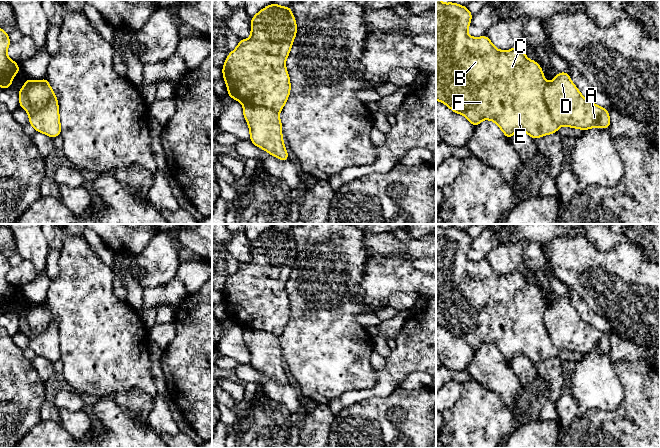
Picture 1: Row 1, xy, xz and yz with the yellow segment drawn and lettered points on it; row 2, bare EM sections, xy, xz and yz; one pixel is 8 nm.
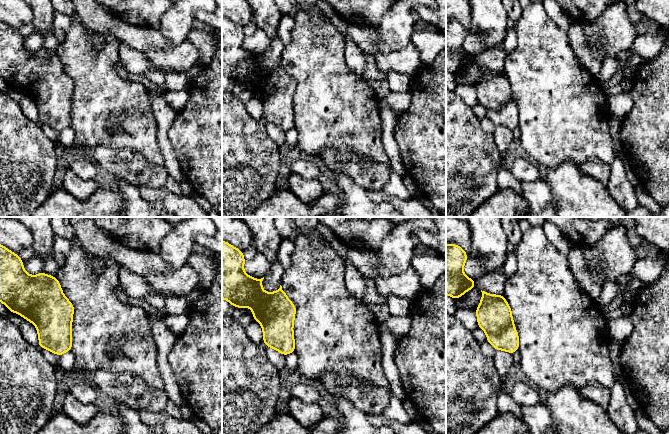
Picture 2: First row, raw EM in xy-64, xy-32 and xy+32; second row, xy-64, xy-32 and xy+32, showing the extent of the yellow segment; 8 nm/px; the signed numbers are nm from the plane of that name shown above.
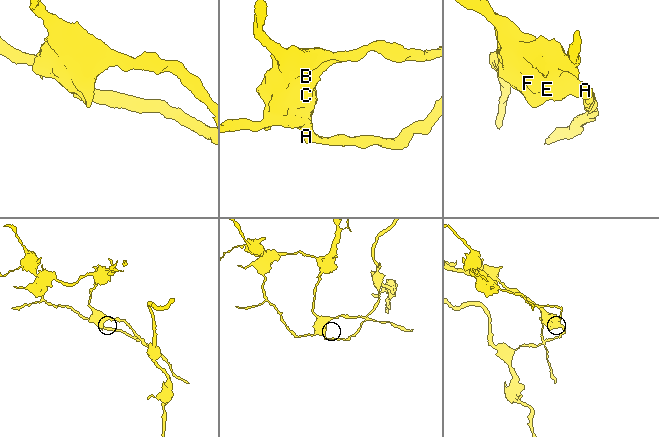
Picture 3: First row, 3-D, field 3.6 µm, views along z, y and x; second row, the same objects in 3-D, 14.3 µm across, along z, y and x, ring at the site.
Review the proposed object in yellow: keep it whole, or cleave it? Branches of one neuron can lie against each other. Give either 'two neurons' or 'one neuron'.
two neurons

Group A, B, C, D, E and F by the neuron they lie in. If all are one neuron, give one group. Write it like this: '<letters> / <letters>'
A D / B C E F

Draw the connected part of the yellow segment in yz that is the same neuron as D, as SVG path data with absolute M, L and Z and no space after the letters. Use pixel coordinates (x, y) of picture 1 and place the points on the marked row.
M567 72L557 73L553 81L546 83L543 95L553 120L559 126L581 130L610 128L609 112L584 98Z

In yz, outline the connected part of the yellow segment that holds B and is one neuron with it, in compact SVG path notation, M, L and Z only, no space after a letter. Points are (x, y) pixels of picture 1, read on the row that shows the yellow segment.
M436 0L436 100L454 113L464 115L473 127L477 127L483 119L494 121L509 140L517 131L524 131L533 139L558 132L559 125L553 120L544 99L546 80L541 66L534 60L528 60L519 46L501 51L486 35L478 38L469 36L467 29L472 15L466 6Z

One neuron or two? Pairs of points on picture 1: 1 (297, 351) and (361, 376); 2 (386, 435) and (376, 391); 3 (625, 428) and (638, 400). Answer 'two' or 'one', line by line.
1: one
2: two
3: one

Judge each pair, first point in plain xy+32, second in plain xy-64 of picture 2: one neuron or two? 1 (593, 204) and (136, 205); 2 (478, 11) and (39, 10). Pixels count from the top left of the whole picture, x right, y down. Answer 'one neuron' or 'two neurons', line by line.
1: one neuron
2: one neuron

